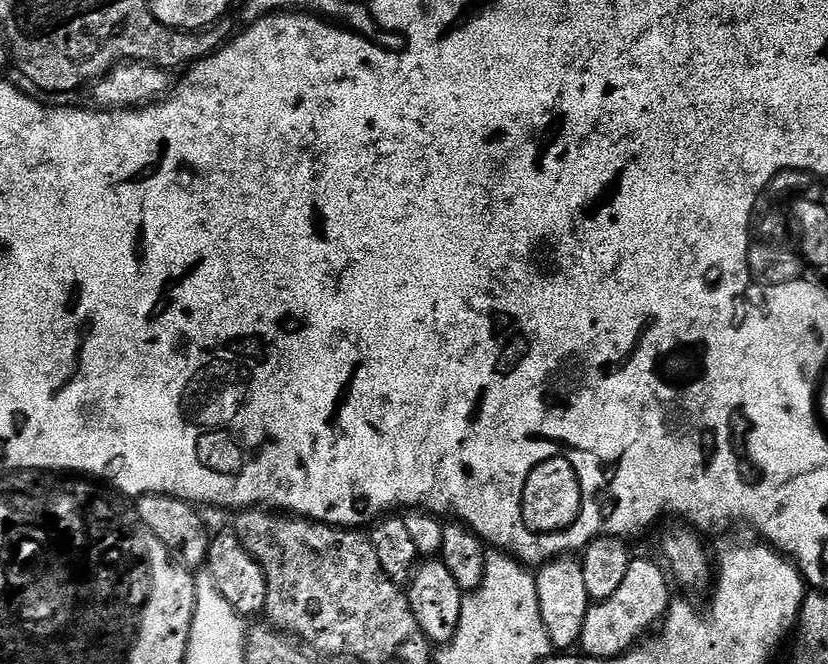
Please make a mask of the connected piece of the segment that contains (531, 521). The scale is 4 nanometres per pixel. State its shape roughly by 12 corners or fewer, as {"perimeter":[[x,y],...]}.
{"perimeter":[[565,448],[526,474],[520,524],[536,540],[580,524],[588,495]]}

